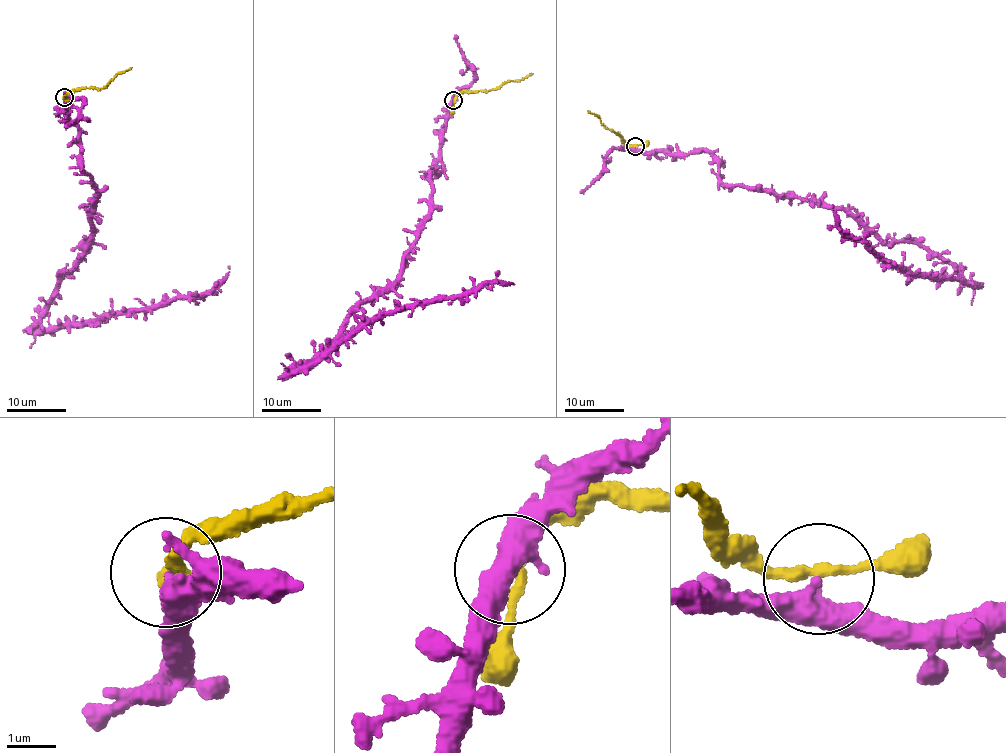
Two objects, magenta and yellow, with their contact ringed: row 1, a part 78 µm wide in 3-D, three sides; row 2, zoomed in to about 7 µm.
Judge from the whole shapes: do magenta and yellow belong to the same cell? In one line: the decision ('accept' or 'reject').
reject

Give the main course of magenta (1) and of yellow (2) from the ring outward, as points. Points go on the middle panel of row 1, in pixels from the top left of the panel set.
1: (453, 100), (430, 215), (401, 276), (362, 301), (341, 336), (305, 365), (374, 320), (513, 284)
2: (453, 100), (464, 91), (496, 89), (533, 73)

